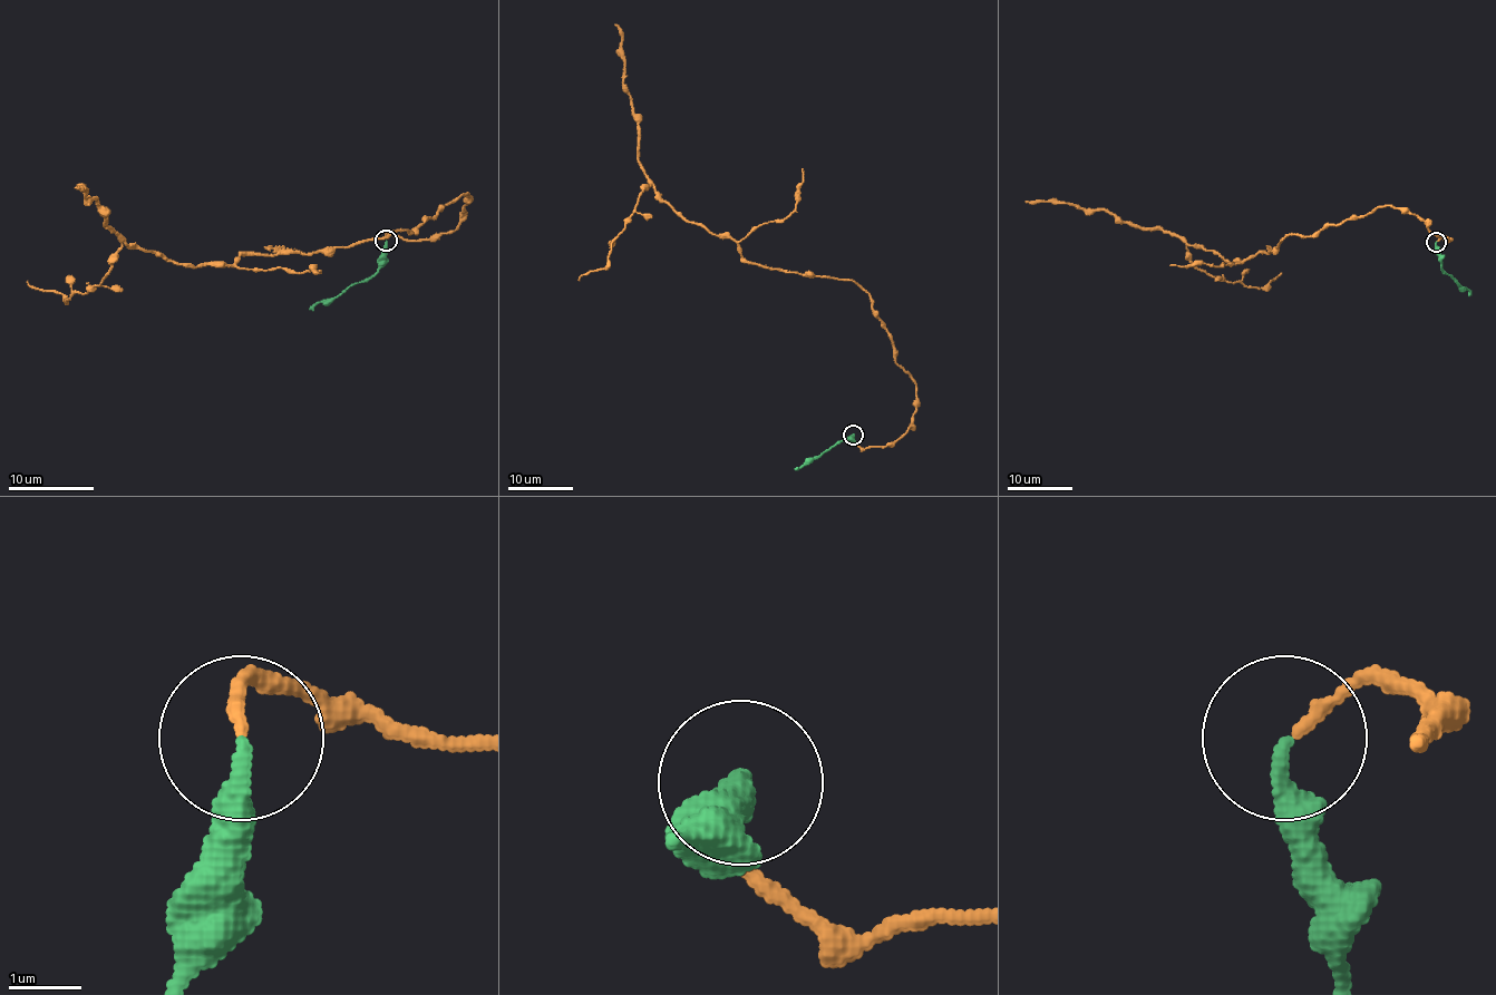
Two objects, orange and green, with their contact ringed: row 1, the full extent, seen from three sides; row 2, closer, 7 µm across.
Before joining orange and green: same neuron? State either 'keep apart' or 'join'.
join

